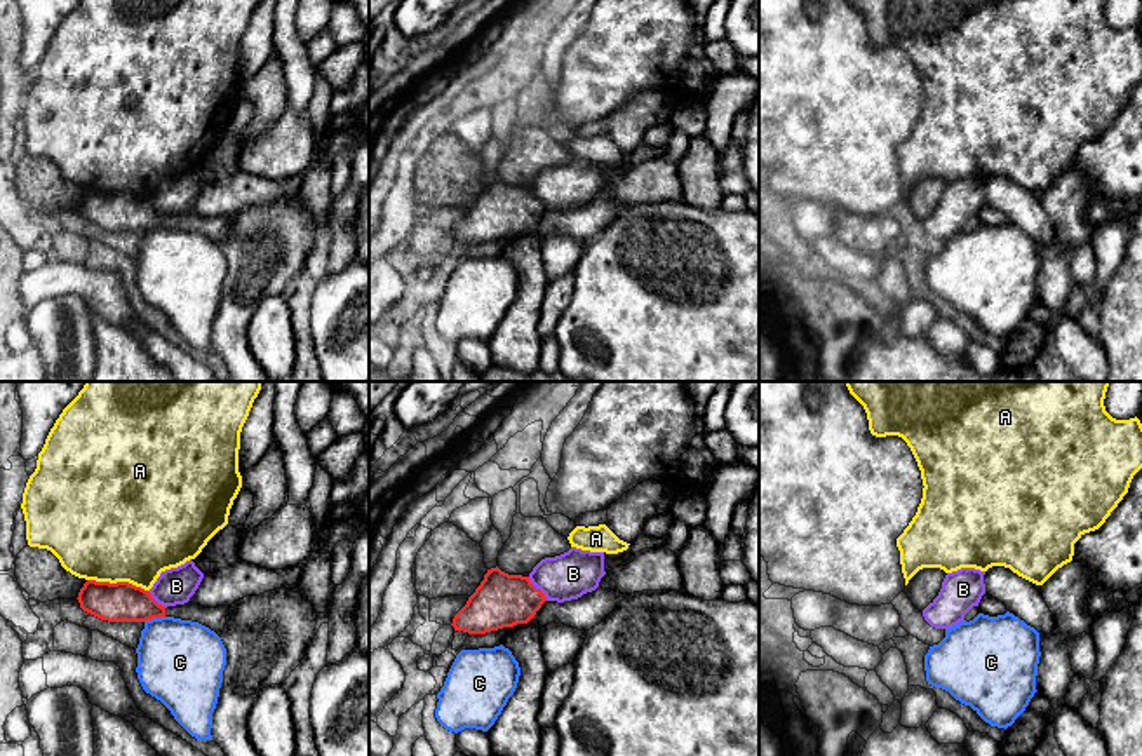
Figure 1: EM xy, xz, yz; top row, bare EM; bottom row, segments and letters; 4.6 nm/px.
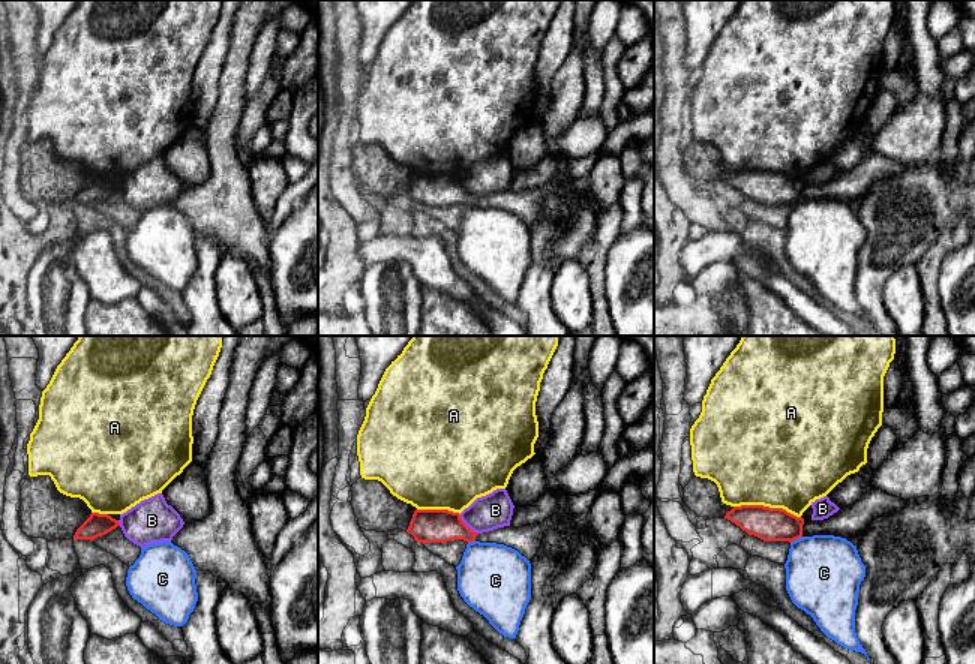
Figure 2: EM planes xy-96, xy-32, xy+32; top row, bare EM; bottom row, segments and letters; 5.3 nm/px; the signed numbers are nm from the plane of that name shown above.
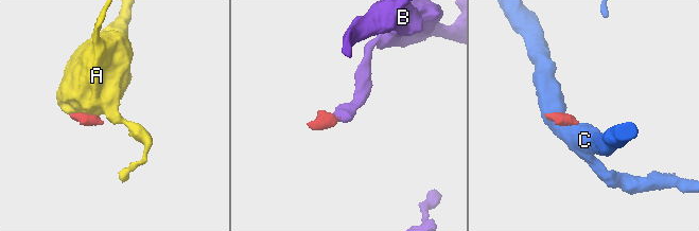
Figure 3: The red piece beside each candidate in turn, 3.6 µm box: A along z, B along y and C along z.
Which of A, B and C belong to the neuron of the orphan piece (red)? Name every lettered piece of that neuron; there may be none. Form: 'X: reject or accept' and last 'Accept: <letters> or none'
A: reject
B: reject
C: reject
Accept: none

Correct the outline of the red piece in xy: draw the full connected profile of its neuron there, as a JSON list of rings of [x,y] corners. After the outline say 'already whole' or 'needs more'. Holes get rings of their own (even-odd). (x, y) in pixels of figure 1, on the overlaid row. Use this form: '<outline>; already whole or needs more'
[[[87,580],[78,592],[80,608],[108,622],[146,622],[160,617],[198,622],[218,636],[223,634],[230,606],[204,608],[193,603],[162,606],[151,594],[129,582]]]; needs more

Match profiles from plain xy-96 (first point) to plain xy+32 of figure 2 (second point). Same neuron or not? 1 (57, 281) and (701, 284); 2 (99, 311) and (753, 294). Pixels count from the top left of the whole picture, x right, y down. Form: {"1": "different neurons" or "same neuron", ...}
{"1": "same neuron", "2": "same neuron"}

